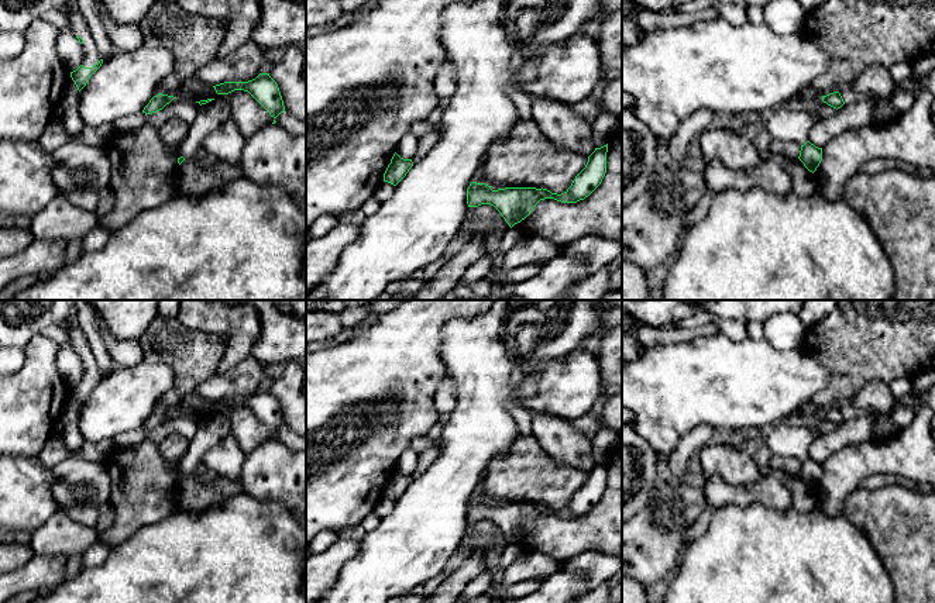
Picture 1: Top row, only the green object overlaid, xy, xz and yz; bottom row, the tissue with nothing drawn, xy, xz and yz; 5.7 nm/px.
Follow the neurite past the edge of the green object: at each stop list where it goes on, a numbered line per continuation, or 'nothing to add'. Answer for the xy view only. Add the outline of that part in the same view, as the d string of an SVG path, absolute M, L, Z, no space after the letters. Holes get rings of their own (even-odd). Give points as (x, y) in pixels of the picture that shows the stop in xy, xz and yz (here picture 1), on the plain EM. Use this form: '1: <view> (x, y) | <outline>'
1: xy (20, 320) | M0 300L0 349L25 349L48 325L65 328L72 348L83 355L83 382L99 379L102 372L79 325L75 300Z

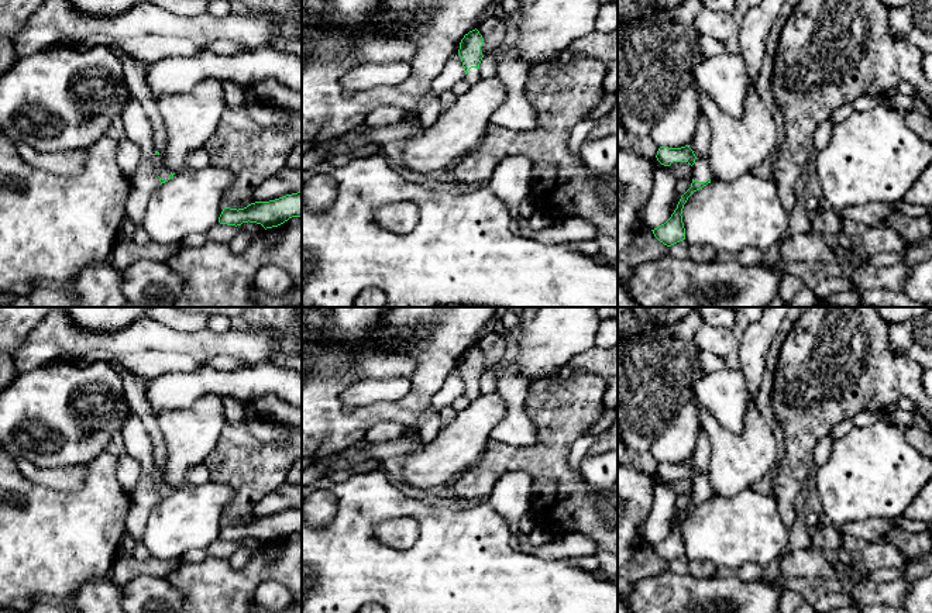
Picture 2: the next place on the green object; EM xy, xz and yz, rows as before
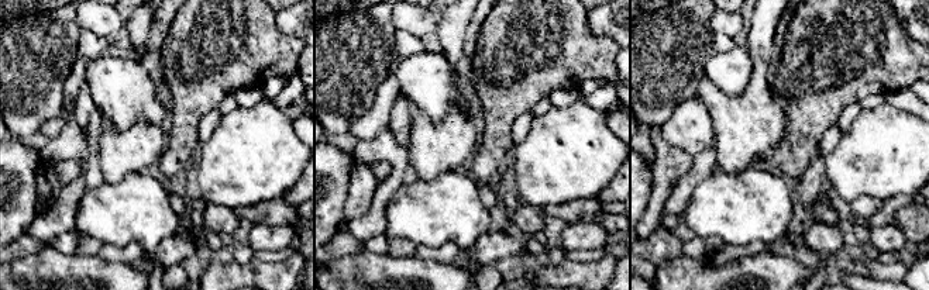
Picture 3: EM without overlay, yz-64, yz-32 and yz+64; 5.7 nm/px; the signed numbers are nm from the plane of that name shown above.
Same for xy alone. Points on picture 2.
1: xy (162, 488) | M154 469L154 485L161 495L169 495L171 488L164 482L158 469Z

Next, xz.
1: xz (473, 392) | M471 383L468 386L468 389L465 390L465 395L471 399L471 400L475 400L478 396L481 396L481 392L479 392L479 386L477 383Z

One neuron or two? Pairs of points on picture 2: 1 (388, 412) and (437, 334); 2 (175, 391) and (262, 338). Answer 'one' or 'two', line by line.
1: one
2: two

